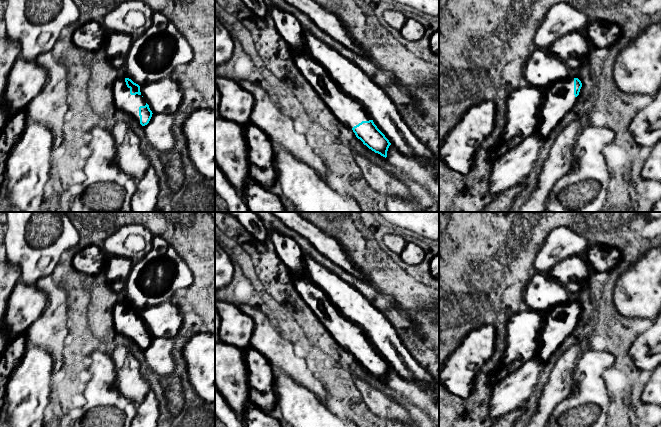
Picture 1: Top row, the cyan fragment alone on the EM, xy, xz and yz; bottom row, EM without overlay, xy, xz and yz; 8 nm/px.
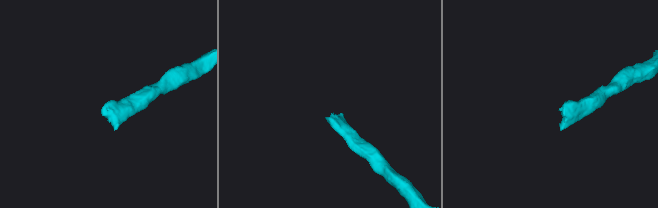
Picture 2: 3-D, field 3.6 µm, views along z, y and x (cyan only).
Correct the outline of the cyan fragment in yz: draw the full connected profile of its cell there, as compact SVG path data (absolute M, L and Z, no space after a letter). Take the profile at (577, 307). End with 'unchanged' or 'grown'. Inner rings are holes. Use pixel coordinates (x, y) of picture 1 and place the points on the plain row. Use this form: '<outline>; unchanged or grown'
M569 301L544 313L544 320L535 358L543 363L555 353L559 346L574 330L582 307L578 302Z; grown

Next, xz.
M294 277L298 293L339 345L375 377L387 381L391 367L377 352L368 336L347 319L310 278Z; grown

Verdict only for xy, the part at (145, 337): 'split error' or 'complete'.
split error

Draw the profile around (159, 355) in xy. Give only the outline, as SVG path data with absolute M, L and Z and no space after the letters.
M165 337L152 338L144 358L150 369L160 376L173 373L175 363L173 359L174 339Z

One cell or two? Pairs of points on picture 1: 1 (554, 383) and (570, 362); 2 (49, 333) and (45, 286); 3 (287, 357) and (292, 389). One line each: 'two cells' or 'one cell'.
1: one cell
2: one cell
3: two cells

